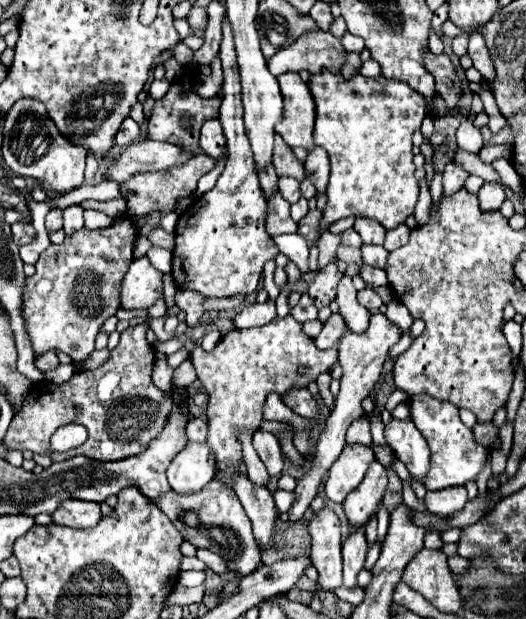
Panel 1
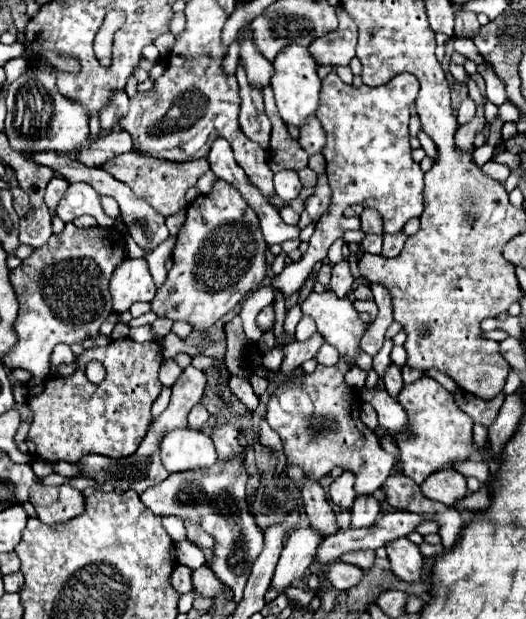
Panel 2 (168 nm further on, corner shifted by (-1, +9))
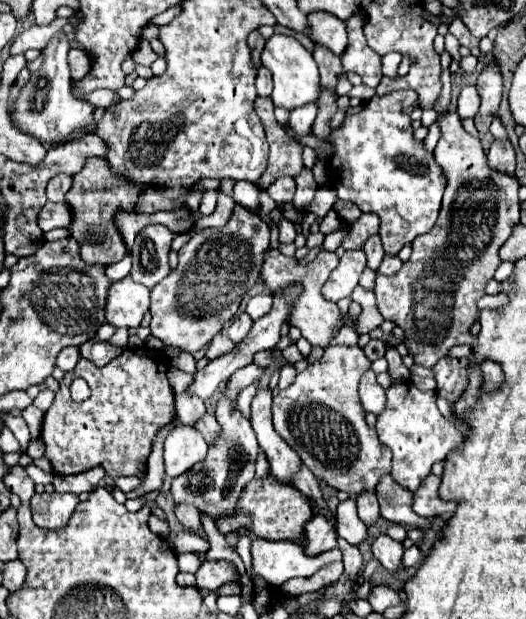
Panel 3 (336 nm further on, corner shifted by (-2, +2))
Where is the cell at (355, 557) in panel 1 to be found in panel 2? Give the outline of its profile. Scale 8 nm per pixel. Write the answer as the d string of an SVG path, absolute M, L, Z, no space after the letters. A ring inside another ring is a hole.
M359 495L355 499L355 505L351 509L351 517L353 517L353 527L369 527L375 523L377 515L379 515L379 501L373 495Z

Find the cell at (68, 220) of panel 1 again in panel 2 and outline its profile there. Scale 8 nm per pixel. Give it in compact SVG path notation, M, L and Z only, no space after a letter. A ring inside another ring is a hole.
M73 183L57 205L57 217L63 223L71 223L75 217L85 213L93 215L101 227L113 227L113 219L109 219L101 209L97 191L87 183Z

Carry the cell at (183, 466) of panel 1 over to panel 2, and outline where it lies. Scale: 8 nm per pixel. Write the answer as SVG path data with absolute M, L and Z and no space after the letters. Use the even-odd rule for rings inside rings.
M173 429L161 441L161 461L169 473L179 473L211 467L217 461L217 451L203 431Z

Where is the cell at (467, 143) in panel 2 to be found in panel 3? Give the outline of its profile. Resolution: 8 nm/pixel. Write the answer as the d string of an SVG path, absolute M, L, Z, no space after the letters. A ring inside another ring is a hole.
M486 66L476 82L478 94L482 98L478 116L494 116L502 98L502 76L498 66Z

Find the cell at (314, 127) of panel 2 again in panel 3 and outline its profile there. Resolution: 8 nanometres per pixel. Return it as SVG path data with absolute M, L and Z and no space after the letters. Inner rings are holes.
M306 104L290 112L290 128L298 138L310 136L316 118L316 104Z

